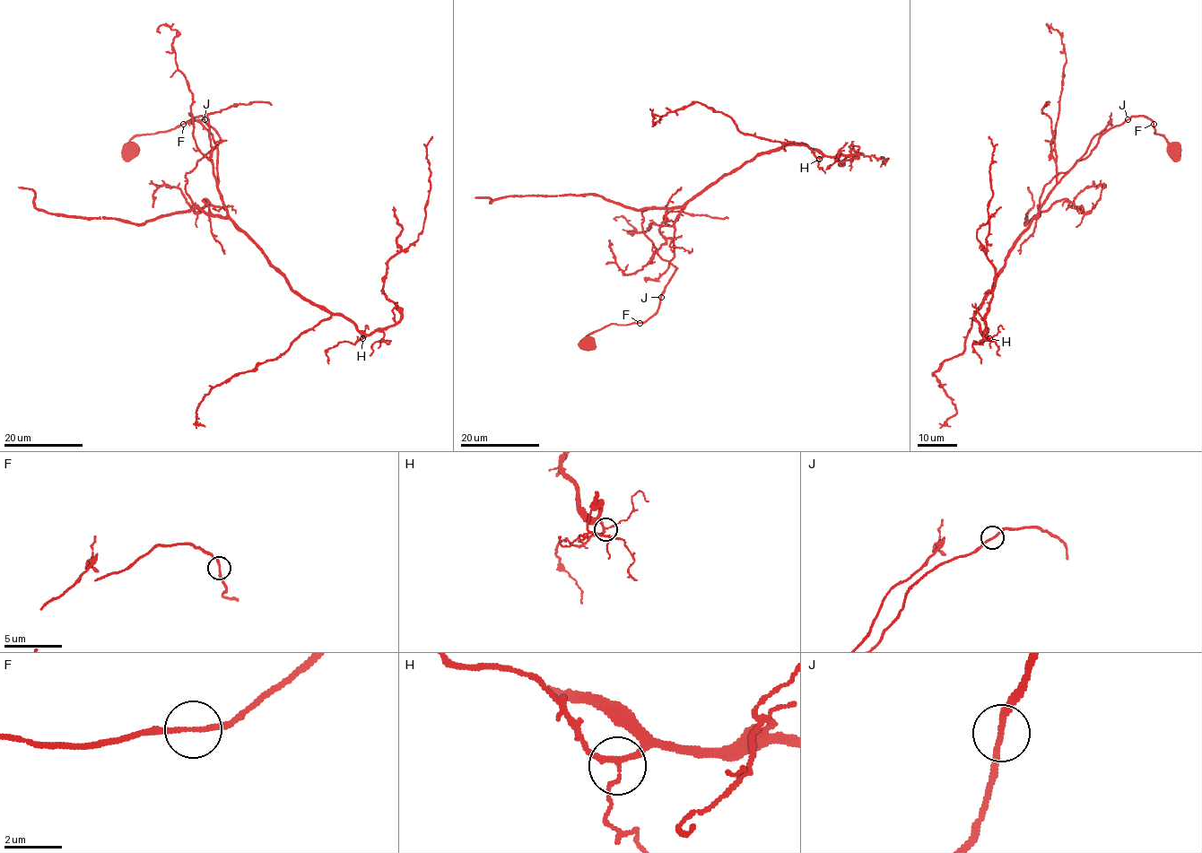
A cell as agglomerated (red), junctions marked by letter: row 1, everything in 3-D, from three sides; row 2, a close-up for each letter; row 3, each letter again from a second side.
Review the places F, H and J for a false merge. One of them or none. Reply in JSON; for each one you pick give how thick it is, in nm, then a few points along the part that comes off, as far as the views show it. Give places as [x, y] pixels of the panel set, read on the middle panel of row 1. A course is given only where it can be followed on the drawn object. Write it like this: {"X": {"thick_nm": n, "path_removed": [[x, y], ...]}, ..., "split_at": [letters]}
{"split_at": []}

